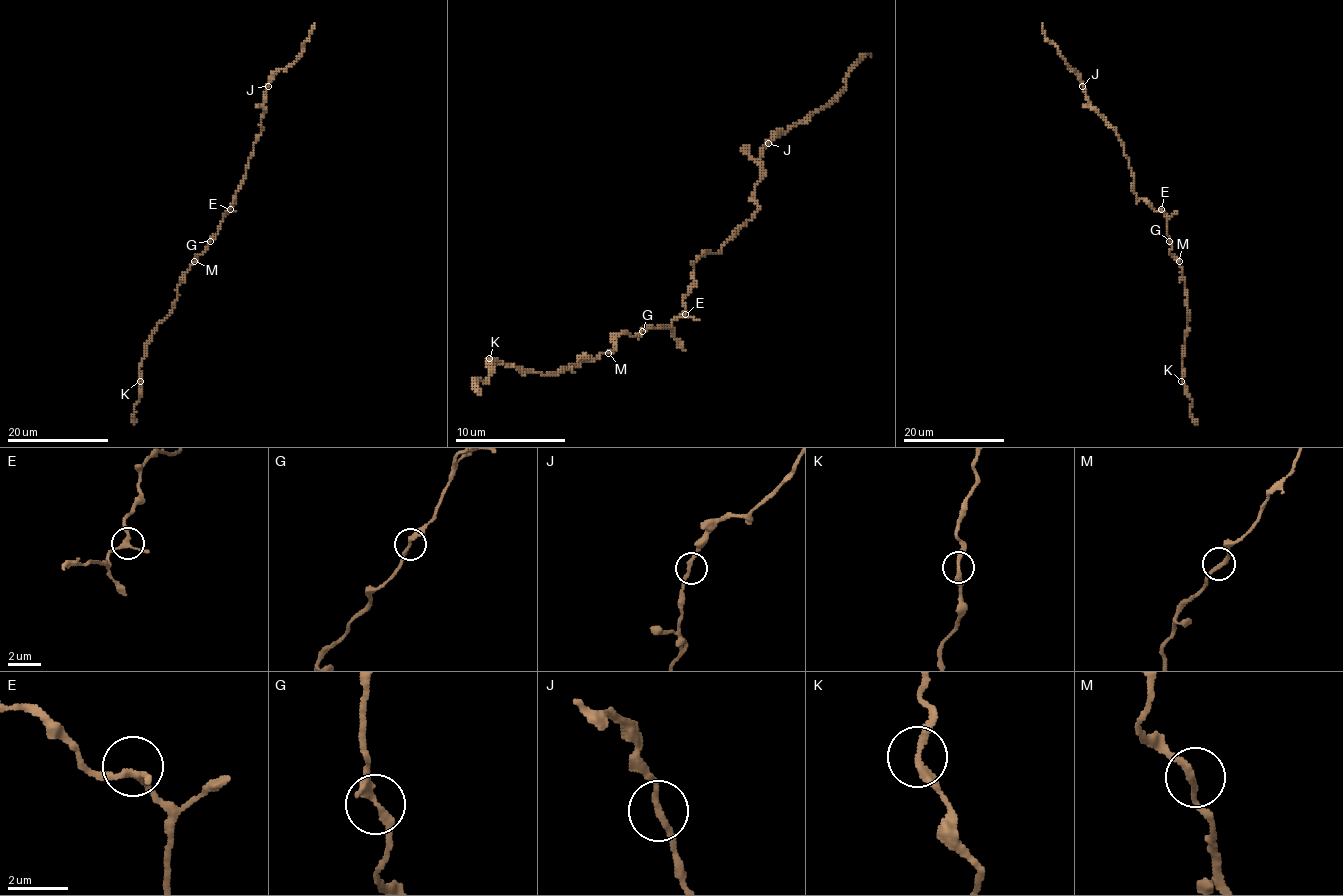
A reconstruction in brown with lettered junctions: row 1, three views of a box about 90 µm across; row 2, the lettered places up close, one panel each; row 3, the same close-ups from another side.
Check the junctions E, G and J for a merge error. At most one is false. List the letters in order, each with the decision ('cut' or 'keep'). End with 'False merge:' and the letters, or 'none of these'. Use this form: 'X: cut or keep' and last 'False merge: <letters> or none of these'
E: keep
G: keep
J: keep
False merge: none of these

